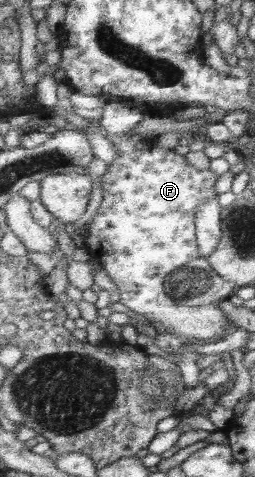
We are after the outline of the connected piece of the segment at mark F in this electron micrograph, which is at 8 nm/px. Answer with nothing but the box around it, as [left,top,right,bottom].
[85,103,230,341]

